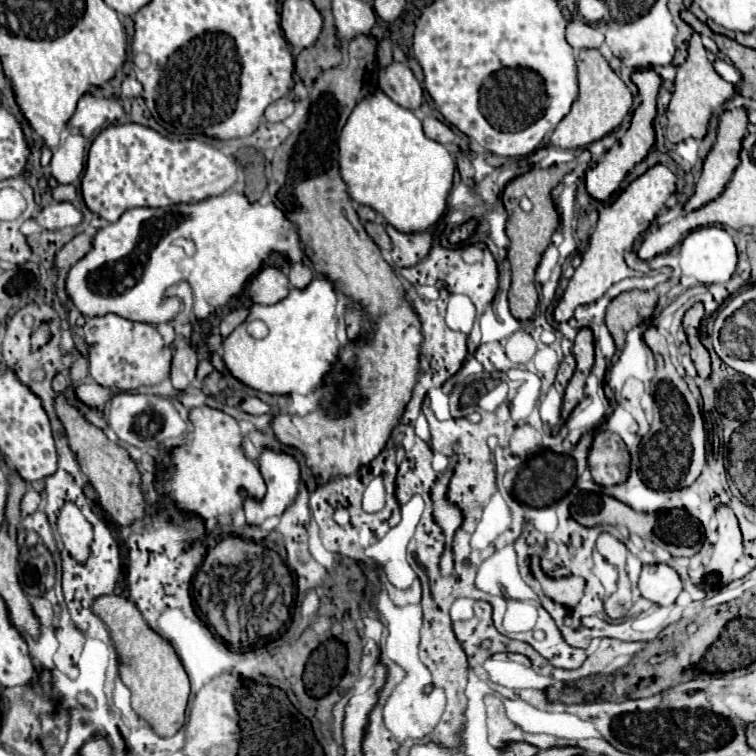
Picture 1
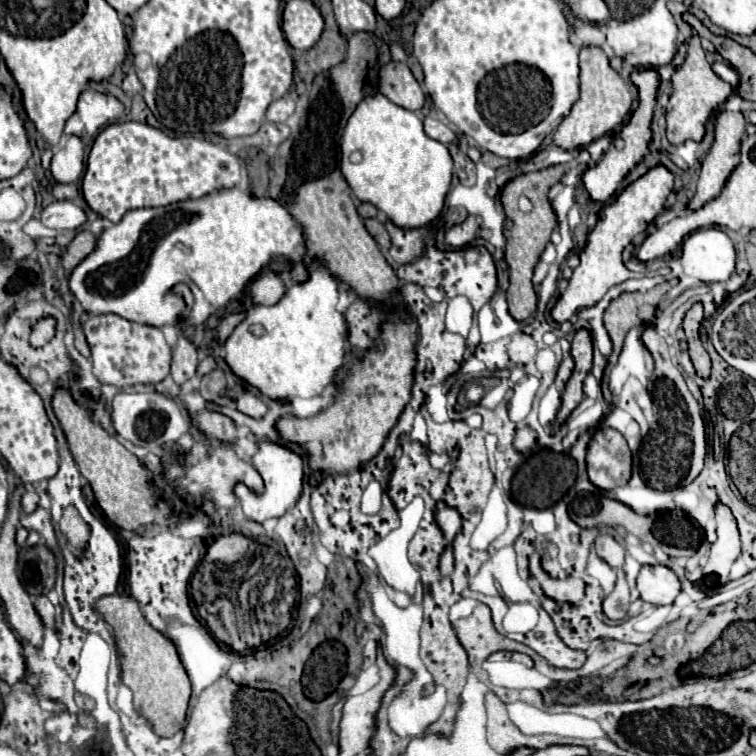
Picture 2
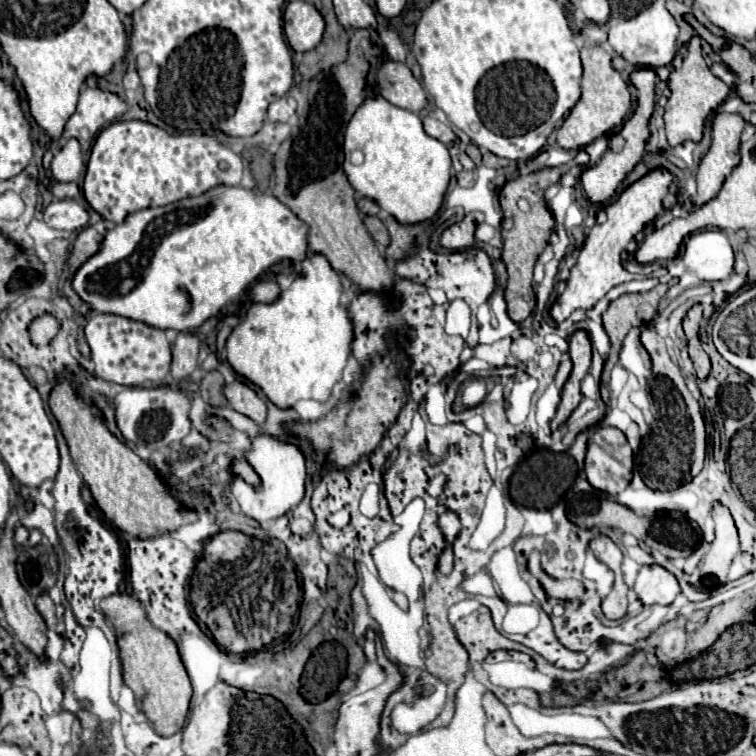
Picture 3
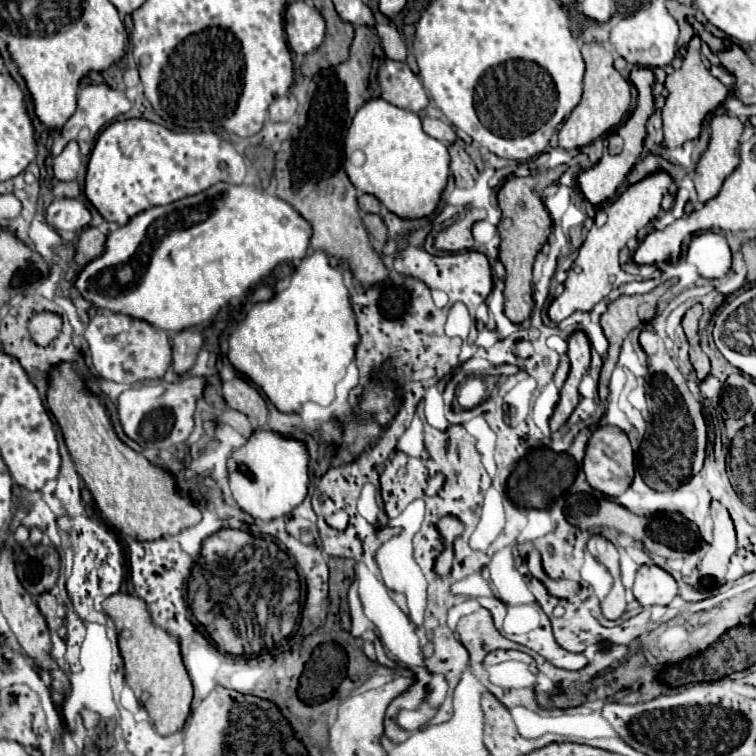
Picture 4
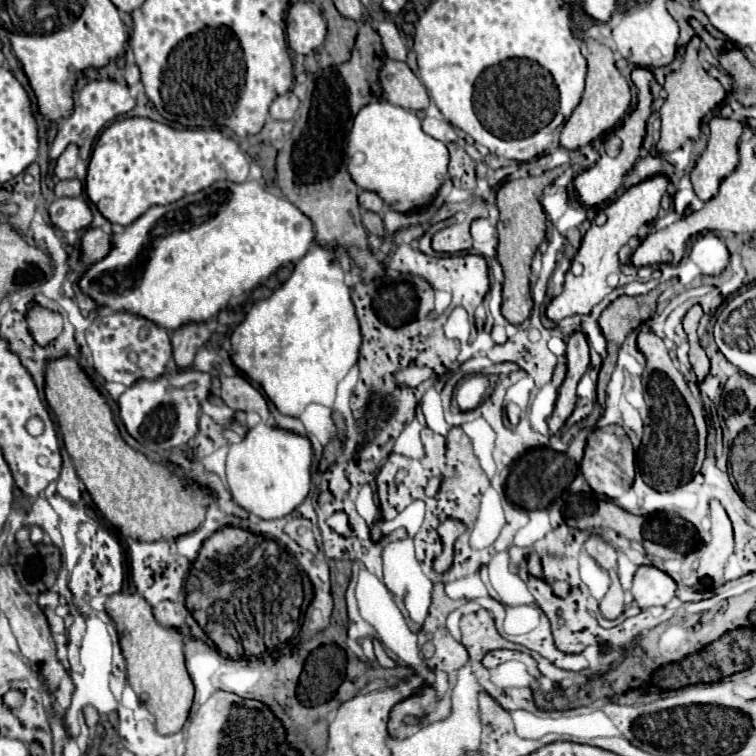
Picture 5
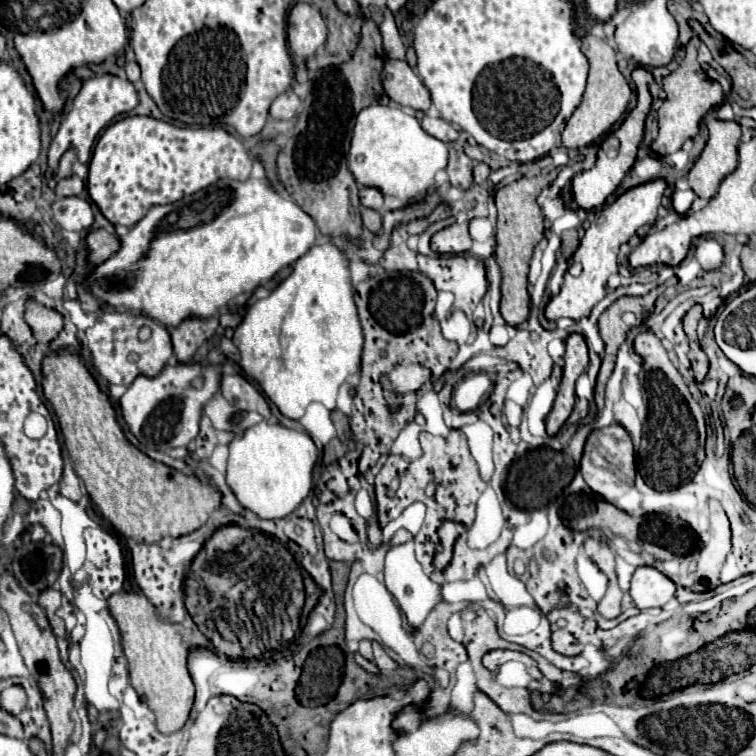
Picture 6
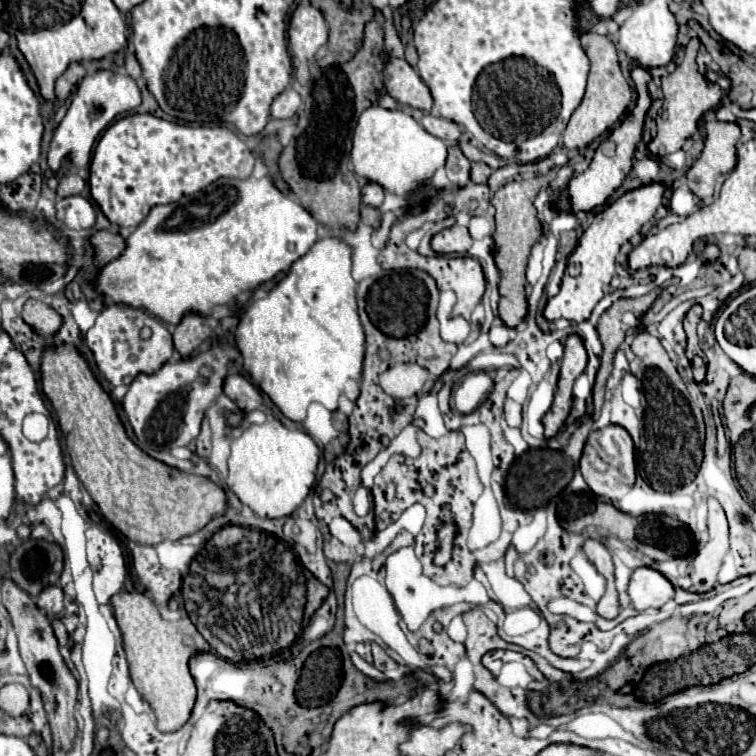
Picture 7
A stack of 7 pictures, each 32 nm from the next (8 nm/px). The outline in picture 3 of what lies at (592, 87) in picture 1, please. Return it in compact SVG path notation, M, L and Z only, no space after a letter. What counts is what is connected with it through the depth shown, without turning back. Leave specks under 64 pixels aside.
M584 46L580 50L580 58L584 64L582 72L582 96L572 108L570 116L564 120L564 124L556 132L556 144L560 148L572 150L572 148L582 148L602 134L610 132L612 128L620 126L624 116L628 114L632 106L632 98L628 92L628 84L622 80L622 76L612 68L610 64L610 54L602 46Z

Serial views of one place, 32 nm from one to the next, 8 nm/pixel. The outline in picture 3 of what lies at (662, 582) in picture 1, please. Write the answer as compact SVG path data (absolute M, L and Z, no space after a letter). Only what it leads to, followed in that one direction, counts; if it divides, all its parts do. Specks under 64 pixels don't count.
M652 564L640 568L634 590L644 604L672 604L680 592L680 586L672 572L658 564Z

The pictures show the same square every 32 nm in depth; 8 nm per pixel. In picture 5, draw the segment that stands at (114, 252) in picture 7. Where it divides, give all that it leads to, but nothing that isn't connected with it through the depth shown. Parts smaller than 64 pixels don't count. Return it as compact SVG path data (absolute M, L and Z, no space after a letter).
M88 228L80 238L80 262L94 264L102 260L110 250L110 234L102 232L100 228Z

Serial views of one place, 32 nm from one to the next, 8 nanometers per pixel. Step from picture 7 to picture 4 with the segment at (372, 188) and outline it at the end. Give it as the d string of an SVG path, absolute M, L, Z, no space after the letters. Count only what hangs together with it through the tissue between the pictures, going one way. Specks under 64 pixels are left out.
M368 194L358 196L358 206L370 214L380 214L380 210L382 210L382 204L374 196L368 196Z

